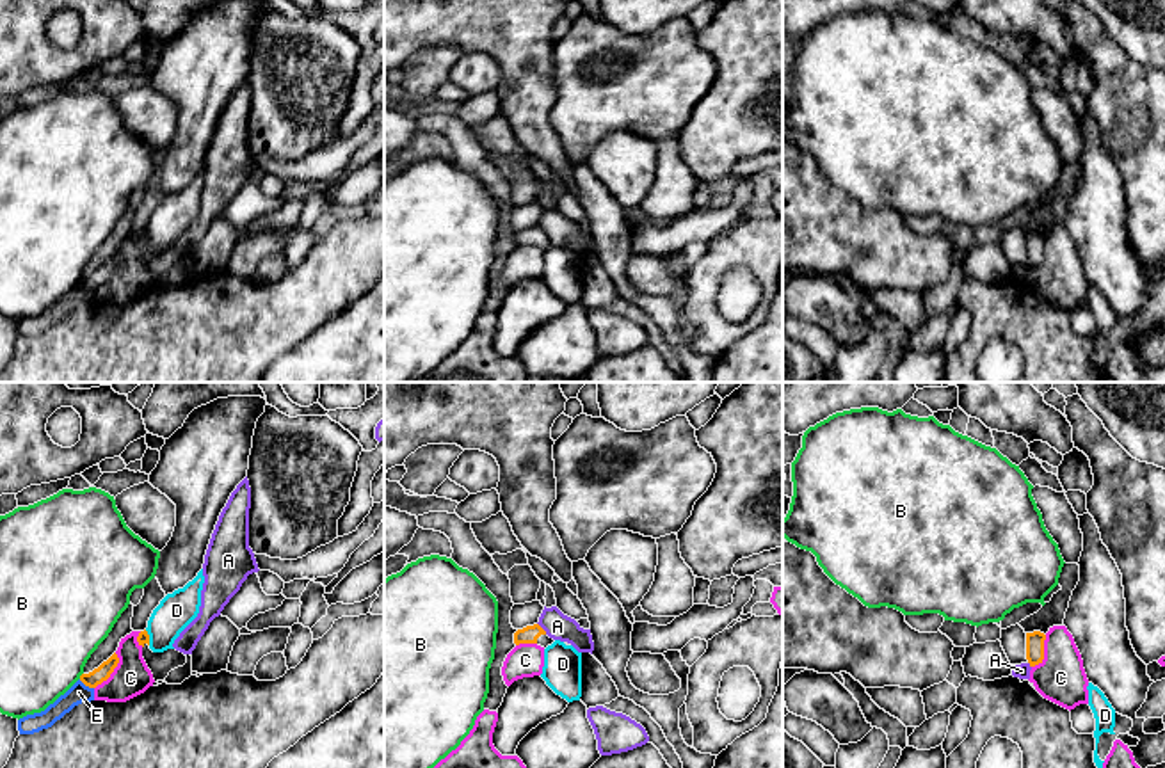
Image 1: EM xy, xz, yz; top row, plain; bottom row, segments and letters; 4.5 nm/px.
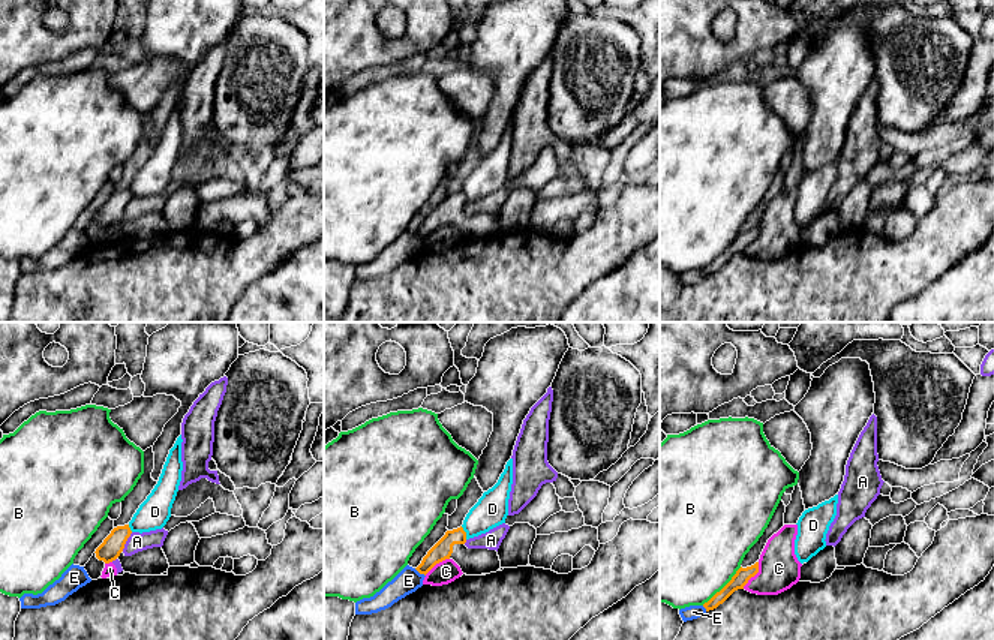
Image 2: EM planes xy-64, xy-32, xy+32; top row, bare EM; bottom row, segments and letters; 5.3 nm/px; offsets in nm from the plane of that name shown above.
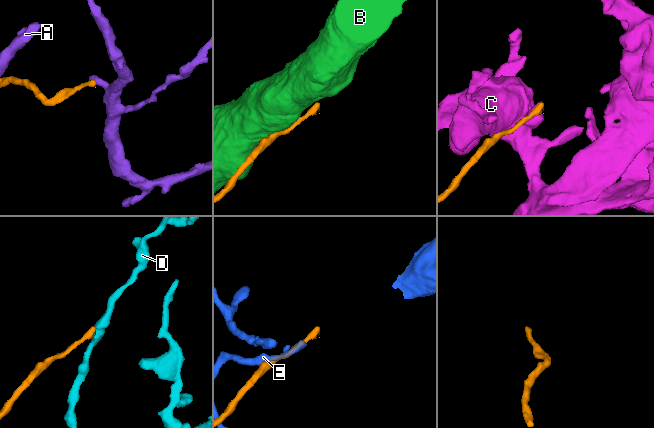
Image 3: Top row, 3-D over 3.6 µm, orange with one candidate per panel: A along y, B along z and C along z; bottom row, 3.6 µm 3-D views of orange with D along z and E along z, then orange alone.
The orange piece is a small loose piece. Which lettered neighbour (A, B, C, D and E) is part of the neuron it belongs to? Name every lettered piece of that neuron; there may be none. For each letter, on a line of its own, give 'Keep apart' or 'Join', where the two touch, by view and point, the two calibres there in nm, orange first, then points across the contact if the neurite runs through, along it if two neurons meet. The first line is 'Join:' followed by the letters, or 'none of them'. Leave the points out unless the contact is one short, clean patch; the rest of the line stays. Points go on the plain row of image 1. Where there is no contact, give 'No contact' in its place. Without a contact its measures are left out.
Join: none of them
A: Keep apart. Touches orange at xz (541, 230). Thickness 80 nm (orange) against 120 nm. Boundary: xz (538, 224), (546, 235)
B: Keep apart. Touches orange at xy (80, 278). Thickness 70 nm (orange) against 440 nm
C: Keep apart. Touches orange at xy (112, 272). Thickness 70 nm (orange) against 170 nm. Boundary: xy (116, 255), (118, 267), (95, 290)
D: Keep apart. Touches orange at xy (148, 239). Thickness 50 nm (orange) against 170 nm. Boundary: xy (144, 232), (150, 246)
E: Keep apart. Touches orange at xy (86, 287). Thickness 70 nm (orange) against 90 nm

